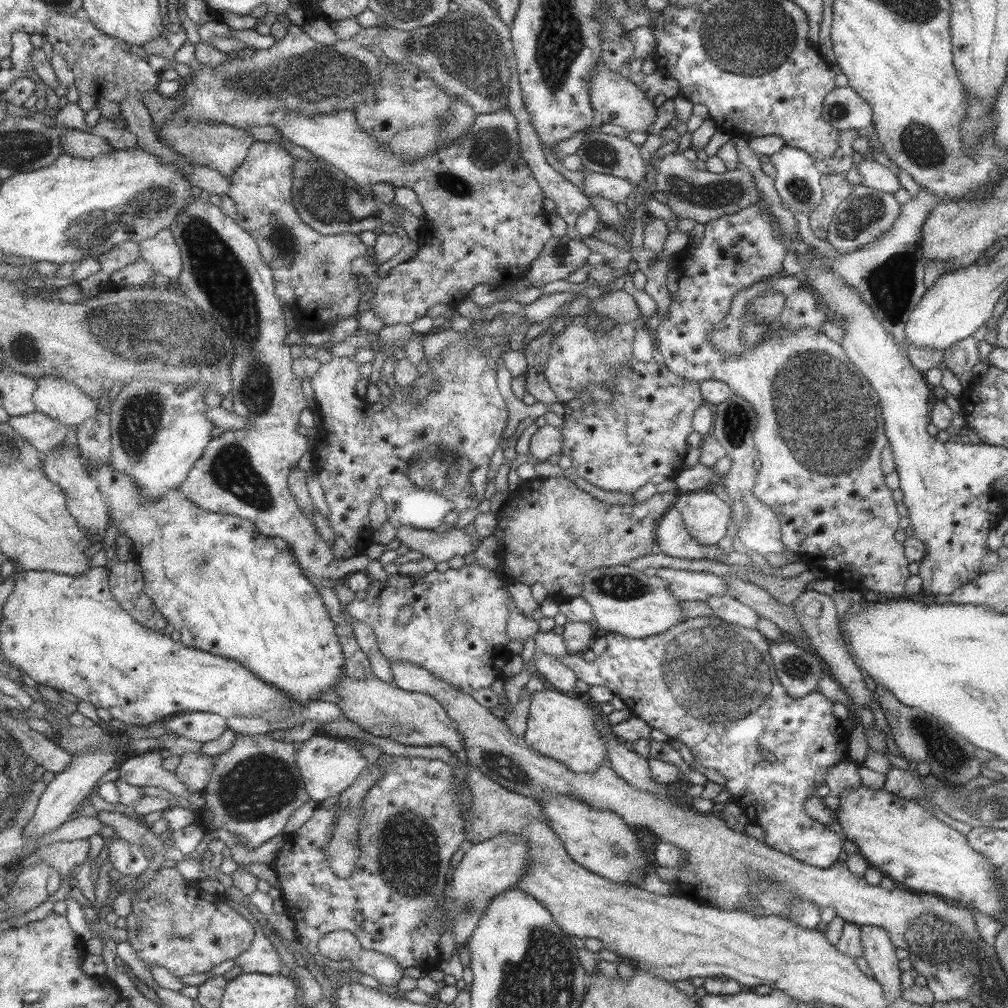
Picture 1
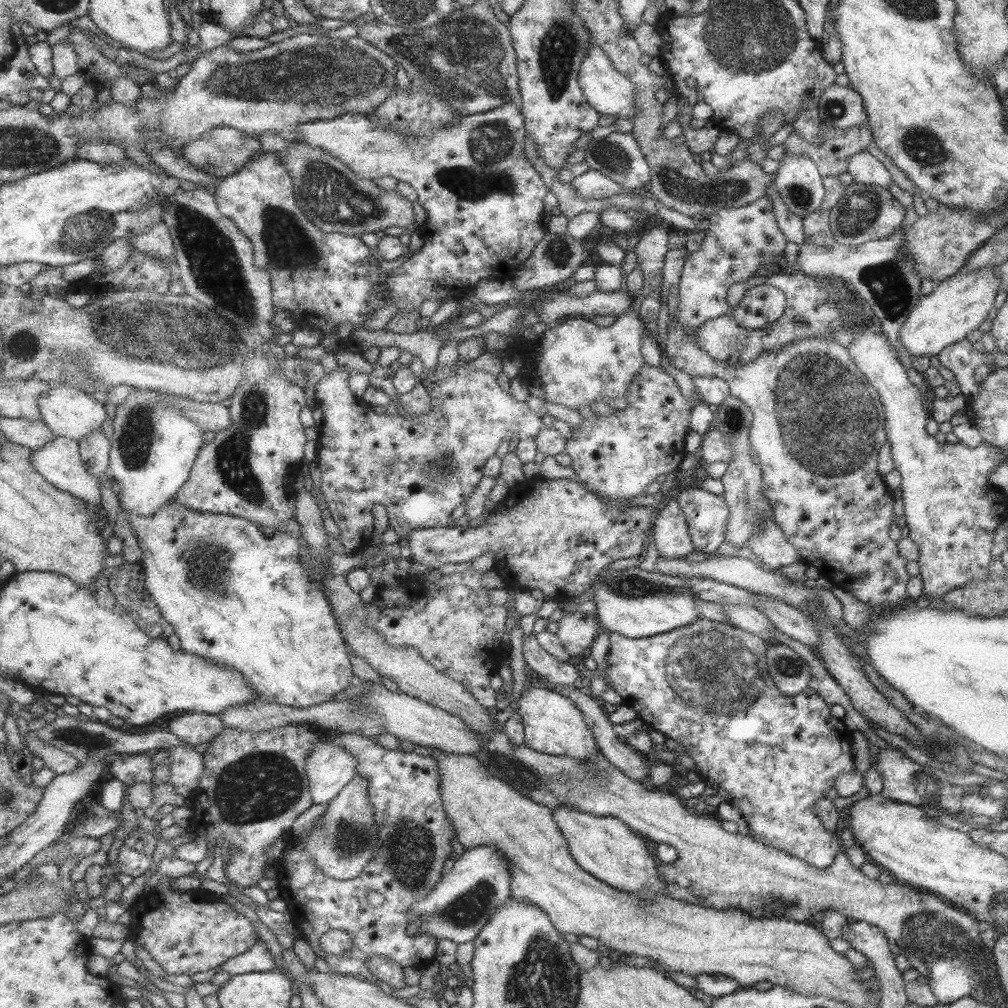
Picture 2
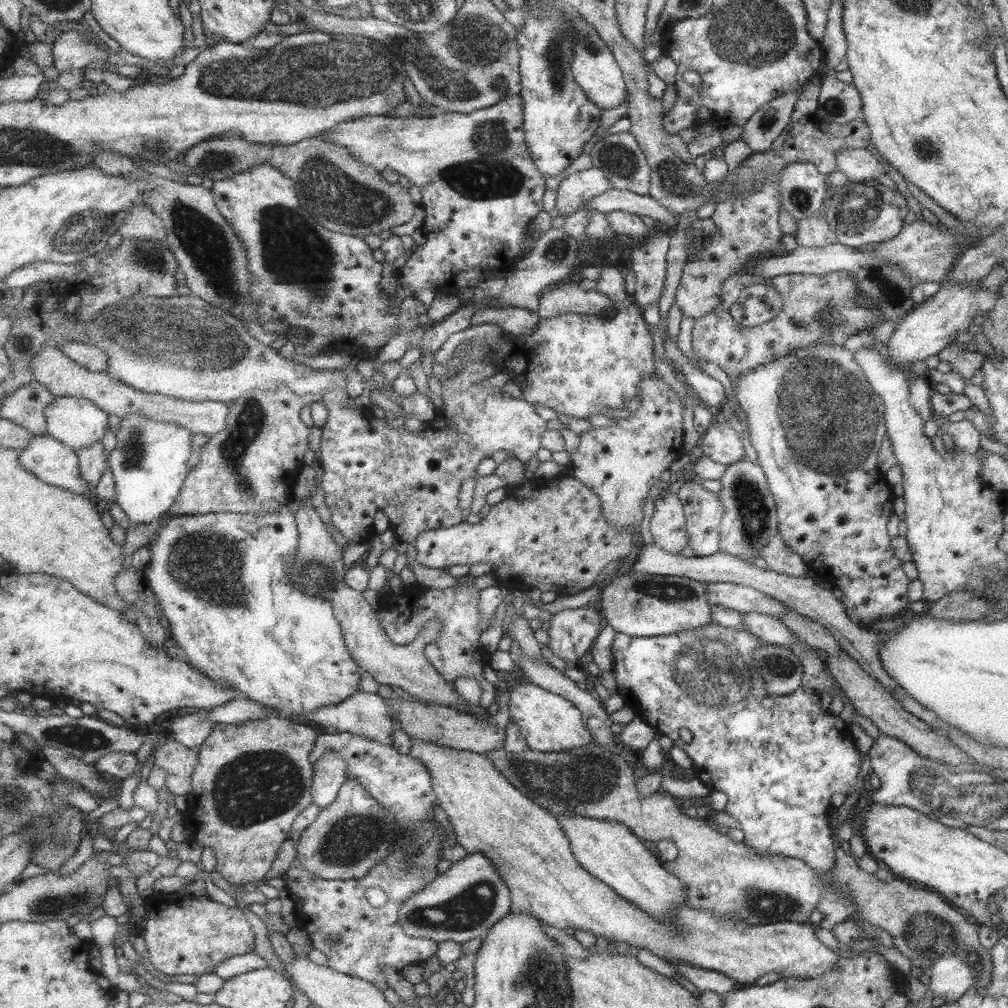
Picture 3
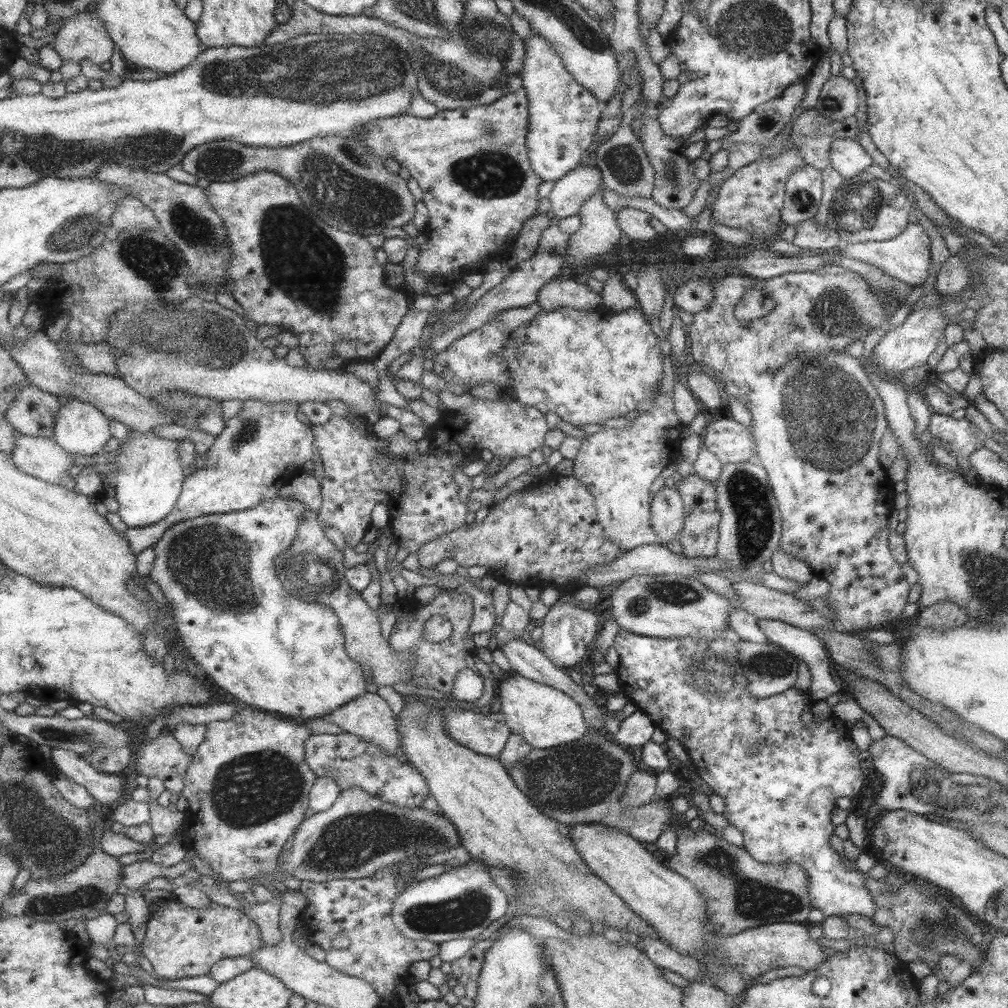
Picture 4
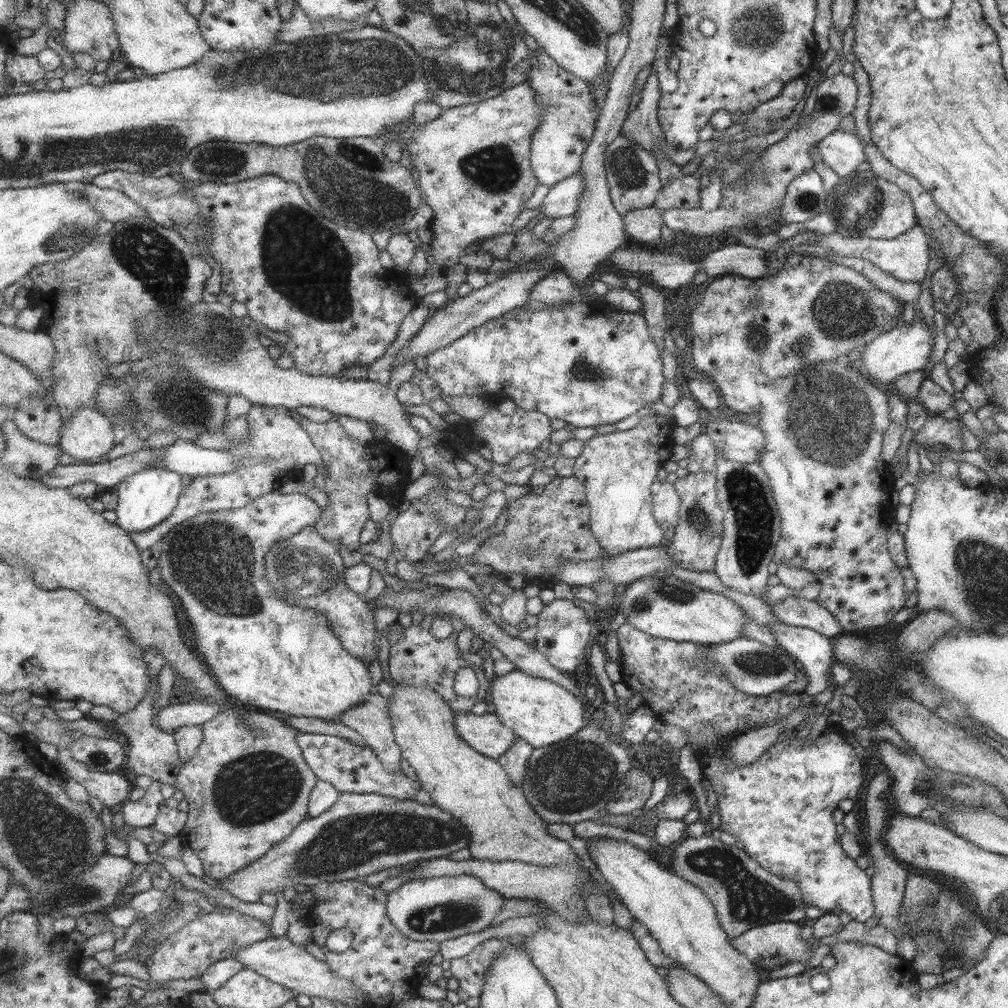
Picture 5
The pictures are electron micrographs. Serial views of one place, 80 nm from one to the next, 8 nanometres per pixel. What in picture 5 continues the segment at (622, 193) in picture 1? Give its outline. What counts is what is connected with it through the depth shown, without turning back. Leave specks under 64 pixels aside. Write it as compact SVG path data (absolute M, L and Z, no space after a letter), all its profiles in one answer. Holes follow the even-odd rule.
M582 171L574 172L549 188L542 203L537 207L539 214L532 223L541 218L561 218L571 216L578 205L578 198L585 188Z

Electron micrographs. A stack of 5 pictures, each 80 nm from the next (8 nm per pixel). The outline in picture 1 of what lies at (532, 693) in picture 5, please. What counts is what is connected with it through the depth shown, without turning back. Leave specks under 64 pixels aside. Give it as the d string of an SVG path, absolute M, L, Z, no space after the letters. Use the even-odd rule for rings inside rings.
M549 689L532 694L523 736L535 752L559 761L571 772L595 772L607 760L608 750L602 734L593 726L593 712L578 695Z

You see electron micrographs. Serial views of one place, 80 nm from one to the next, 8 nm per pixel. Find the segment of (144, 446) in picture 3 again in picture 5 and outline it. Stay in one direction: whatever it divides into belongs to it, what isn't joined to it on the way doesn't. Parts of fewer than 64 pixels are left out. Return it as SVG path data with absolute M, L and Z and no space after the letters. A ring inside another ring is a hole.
M150 466L141 470L137 474L123 478L123 482L118 484L117 494L119 494L119 505L116 509L118 524L121 528L127 529L128 532L143 532L143 530L151 530L158 524L165 522L175 508L182 500L183 476L171 470L163 470L157 466Z

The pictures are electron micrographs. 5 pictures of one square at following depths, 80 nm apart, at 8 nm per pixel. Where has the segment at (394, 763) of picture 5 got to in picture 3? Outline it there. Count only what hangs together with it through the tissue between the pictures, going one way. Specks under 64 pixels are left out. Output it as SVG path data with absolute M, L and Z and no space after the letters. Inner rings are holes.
M360 693L352 694L339 704L327 705L317 712L311 712L307 714L307 720L315 722L319 726L333 726L341 733L351 732L351 734L358 734L372 741L379 741L381 744L392 744L392 737L390 737L391 718L389 718L389 712L387 706L383 703L383 699L376 693Z

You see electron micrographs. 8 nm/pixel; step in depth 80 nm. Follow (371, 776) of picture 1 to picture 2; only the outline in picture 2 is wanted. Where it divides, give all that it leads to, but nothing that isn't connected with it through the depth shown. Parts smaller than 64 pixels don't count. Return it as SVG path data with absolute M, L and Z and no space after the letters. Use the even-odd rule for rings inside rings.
M357 774L337 798L328 802L327 808L318 818L317 828L307 836L306 849L315 859L316 865L337 880L361 876L379 846L377 814L369 799L368 785L369 781L363 775Z

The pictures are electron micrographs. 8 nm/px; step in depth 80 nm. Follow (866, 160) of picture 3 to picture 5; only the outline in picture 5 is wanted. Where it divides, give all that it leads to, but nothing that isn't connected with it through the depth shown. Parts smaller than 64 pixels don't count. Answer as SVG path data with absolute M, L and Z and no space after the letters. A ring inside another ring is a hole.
M834 130L817 142L821 160L837 176L849 176L855 168L866 161L863 146L856 134Z

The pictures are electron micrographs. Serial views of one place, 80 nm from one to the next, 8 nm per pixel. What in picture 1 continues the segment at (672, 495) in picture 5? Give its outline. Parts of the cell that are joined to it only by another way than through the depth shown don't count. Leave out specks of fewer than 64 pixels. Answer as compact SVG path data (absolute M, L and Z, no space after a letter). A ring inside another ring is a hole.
M673 507L667 510L659 521L655 531L655 543L657 552L685 560L701 560L701 558L717 560L716 558L726 554L719 547L709 548L691 538L684 527L681 515Z

